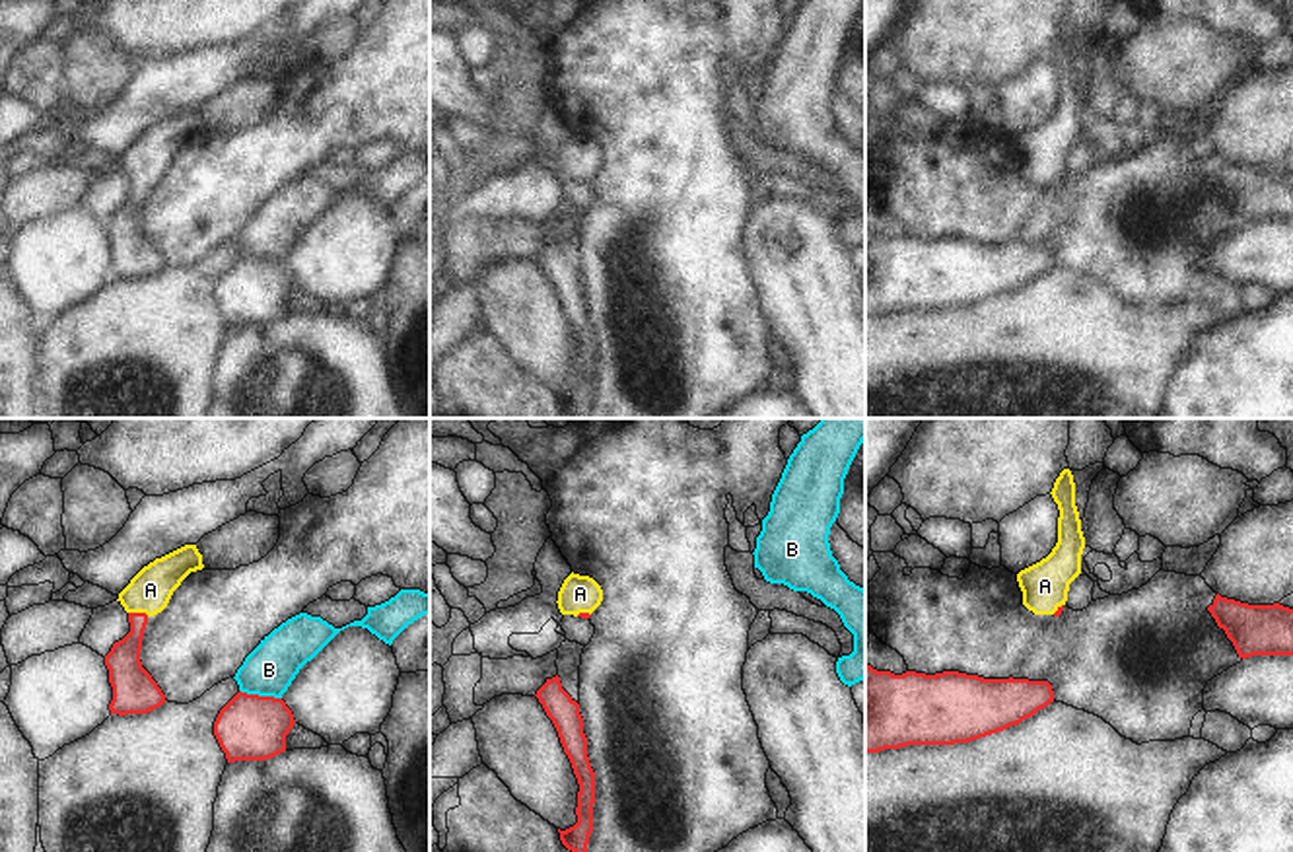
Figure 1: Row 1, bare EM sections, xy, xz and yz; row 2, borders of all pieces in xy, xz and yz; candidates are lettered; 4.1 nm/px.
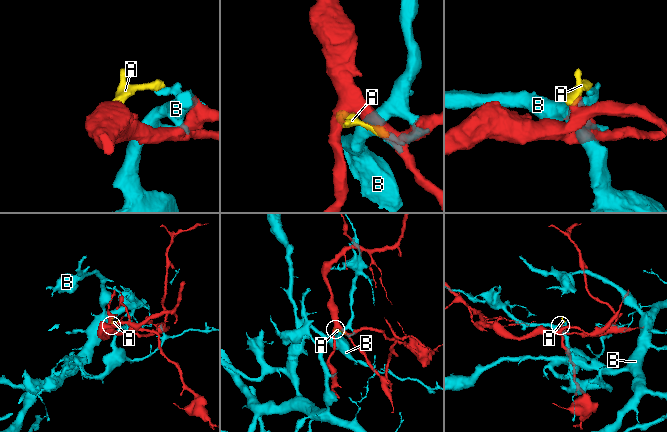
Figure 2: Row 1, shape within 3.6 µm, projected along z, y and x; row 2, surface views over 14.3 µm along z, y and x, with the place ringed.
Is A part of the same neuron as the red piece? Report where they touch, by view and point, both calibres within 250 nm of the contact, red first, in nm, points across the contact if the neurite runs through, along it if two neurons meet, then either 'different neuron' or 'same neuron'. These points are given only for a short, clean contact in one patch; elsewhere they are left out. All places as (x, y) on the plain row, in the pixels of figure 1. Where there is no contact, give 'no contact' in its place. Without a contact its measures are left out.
contact xy (139, 177); calibres 140 and 180 nm; way xy (125, 234), (139, 177), (139, 168), (150, 154); same neuron

